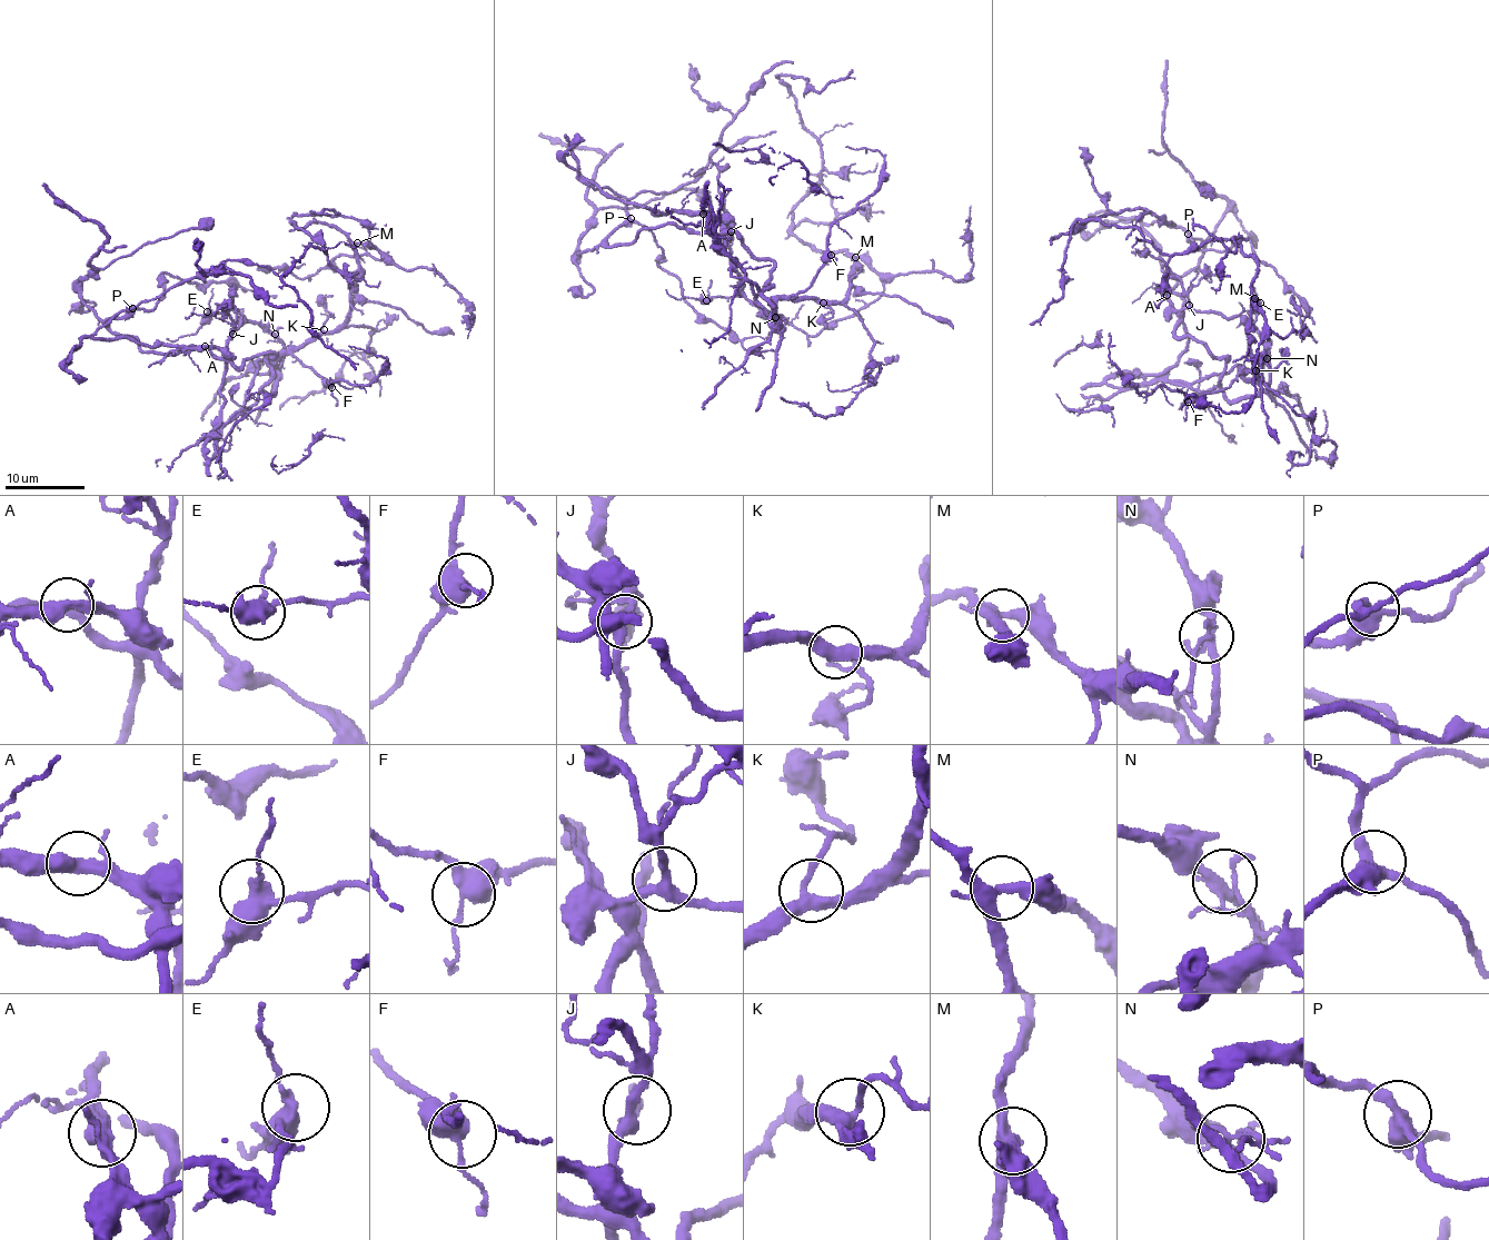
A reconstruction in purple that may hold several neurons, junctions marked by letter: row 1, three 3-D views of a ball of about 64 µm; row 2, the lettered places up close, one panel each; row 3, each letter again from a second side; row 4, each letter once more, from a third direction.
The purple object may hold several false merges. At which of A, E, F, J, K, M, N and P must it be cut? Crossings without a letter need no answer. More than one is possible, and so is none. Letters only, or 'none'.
A

